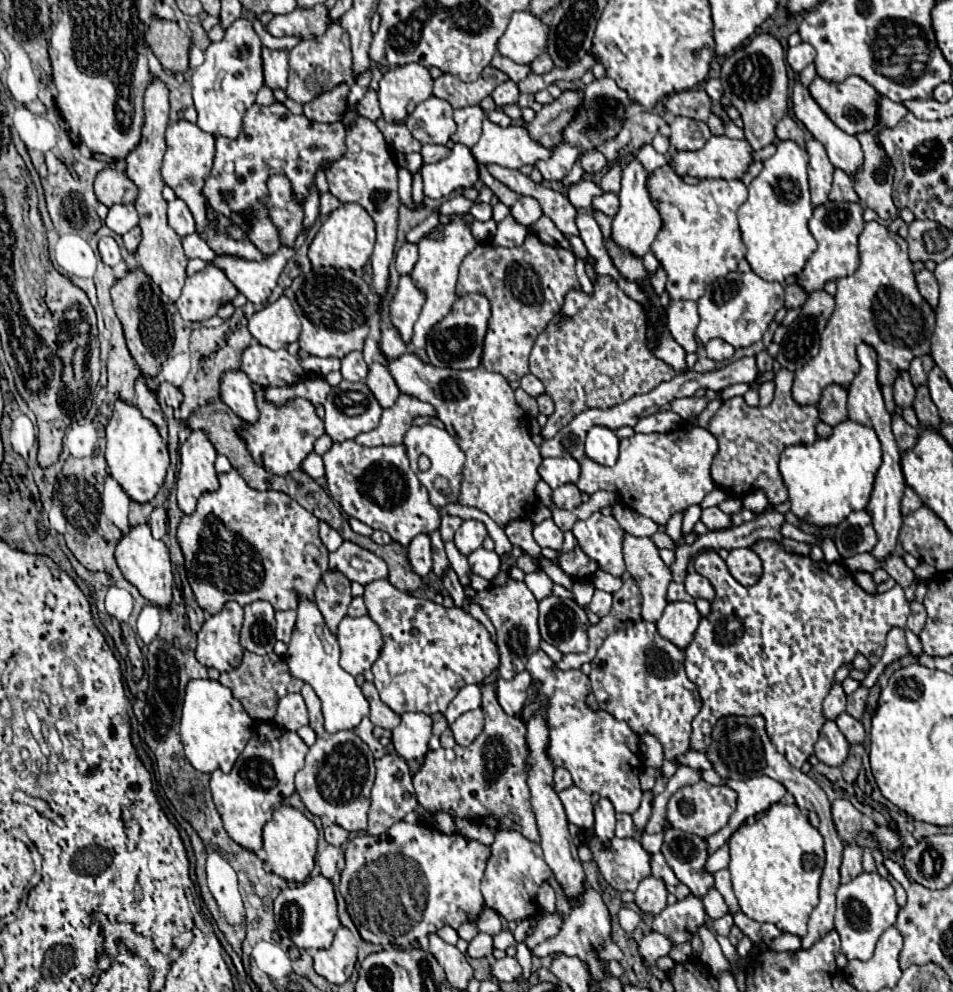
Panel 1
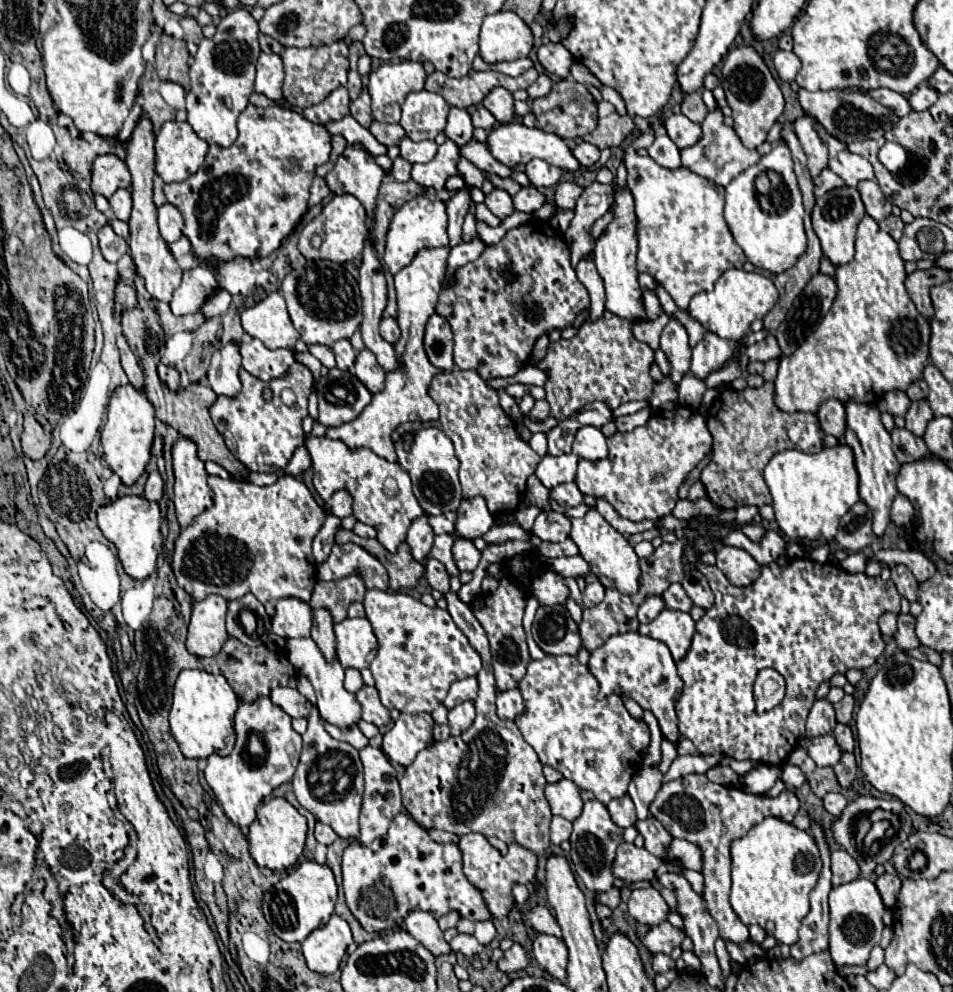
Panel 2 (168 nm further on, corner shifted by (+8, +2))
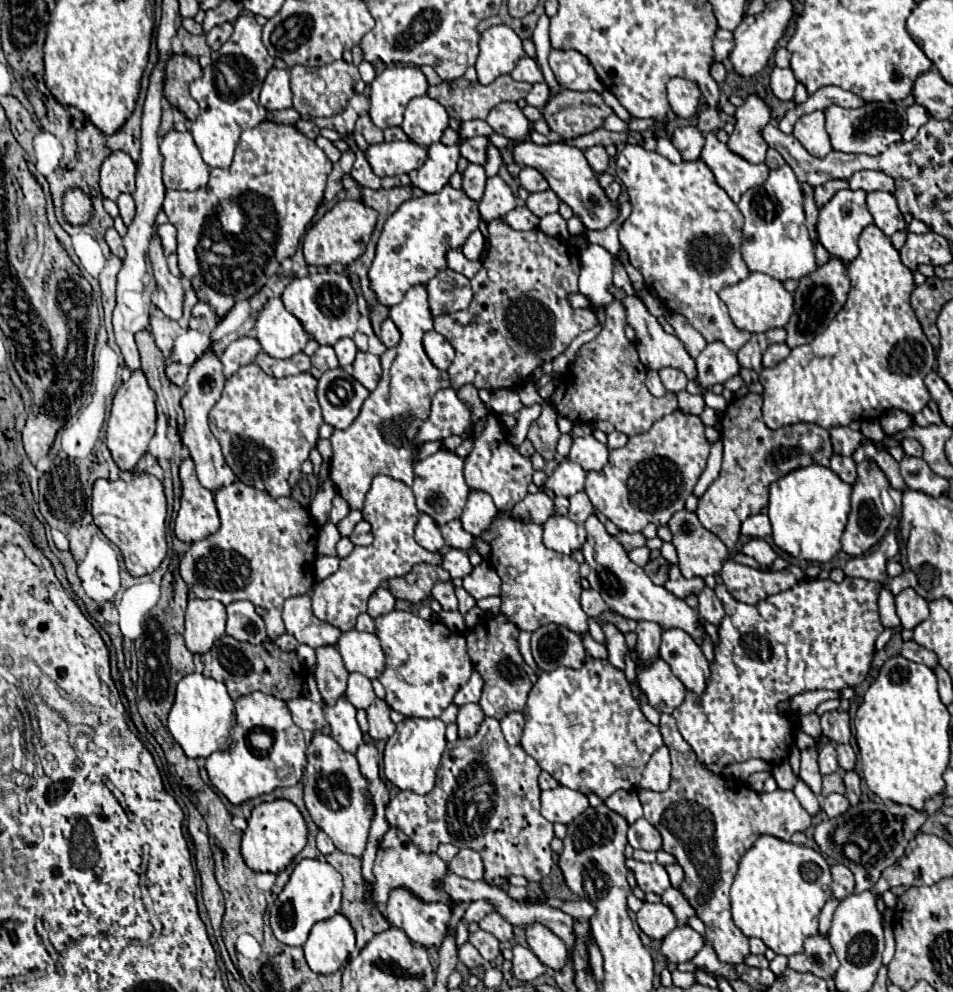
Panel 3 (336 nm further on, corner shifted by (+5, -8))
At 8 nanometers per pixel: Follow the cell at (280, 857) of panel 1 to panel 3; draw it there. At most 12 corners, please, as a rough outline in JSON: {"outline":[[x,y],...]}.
{"outline":[[291,801],[251,811],[241,855],[253,871],[279,873],[307,845]]}

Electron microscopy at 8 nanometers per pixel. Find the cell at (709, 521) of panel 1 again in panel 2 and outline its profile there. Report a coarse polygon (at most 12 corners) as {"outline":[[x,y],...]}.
{"outline":[[756,523],[742,525],[742,533],[758,543],[766,529]]}

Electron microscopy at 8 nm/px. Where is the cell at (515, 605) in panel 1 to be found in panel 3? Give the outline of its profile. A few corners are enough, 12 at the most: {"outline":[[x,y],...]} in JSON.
{"outline":[[481,619],[465,633],[485,679],[479,705],[499,721],[523,711],[537,681],[519,627]]}

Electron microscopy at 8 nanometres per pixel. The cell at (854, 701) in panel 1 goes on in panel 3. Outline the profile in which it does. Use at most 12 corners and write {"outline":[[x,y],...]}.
{"outline":[[847,711],[821,715],[823,735],[849,743],[851,719]]}

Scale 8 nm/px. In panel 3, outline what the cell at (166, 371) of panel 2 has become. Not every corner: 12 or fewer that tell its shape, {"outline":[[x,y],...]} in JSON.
{"outline":[[171,363],[165,373],[171,383],[183,387],[189,367]]}

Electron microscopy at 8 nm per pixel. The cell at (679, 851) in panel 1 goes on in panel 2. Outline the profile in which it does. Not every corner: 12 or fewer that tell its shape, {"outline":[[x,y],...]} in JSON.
{"outline":[[654,817],[636,821],[644,847],[662,859],[672,835]]}

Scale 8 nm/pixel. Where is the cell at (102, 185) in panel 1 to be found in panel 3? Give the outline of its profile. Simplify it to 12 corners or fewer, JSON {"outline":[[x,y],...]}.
{"outline":[[123,151],[101,165],[101,195],[135,191],[137,165]]}

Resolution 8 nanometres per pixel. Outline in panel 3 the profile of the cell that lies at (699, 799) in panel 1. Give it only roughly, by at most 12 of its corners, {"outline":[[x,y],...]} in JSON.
{"outline":[[661,715],[671,785],[639,791],[679,887],[723,963],[741,855],[811,825],[793,791],[757,793],[703,769]]}

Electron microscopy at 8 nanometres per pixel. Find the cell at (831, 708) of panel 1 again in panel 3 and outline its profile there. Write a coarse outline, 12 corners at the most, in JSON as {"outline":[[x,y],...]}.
{"outline":[[819,735],[817,745],[801,751],[799,775],[815,795],[821,791],[821,773],[817,765],[823,745],[831,743]]}

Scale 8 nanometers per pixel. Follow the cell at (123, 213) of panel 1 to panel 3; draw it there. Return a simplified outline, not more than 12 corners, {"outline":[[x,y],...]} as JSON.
{"outline":[[127,193],[119,195],[117,205],[123,223],[129,227],[135,217],[135,201]]}

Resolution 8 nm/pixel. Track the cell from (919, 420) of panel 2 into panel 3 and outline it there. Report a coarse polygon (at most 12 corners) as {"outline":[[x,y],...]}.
{"outline":[[903,439],[905,455],[923,455],[923,447],[917,439]]}

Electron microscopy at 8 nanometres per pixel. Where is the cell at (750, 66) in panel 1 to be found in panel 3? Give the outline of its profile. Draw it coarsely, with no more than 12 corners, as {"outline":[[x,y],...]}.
{"outline":[[745,97],[735,111],[729,149],[749,163],[763,163],[761,131],[771,109],[761,97]]}

